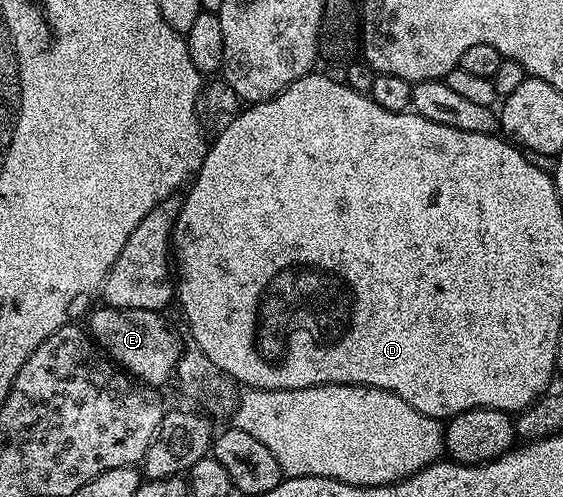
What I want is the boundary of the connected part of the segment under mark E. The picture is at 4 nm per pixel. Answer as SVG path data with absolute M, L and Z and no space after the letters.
M100 305L87 316L86 330L97 348L117 368L123 369L141 383L161 385L171 375L173 378L182 358L180 339L164 317L161 312L150 309L118 309Z

